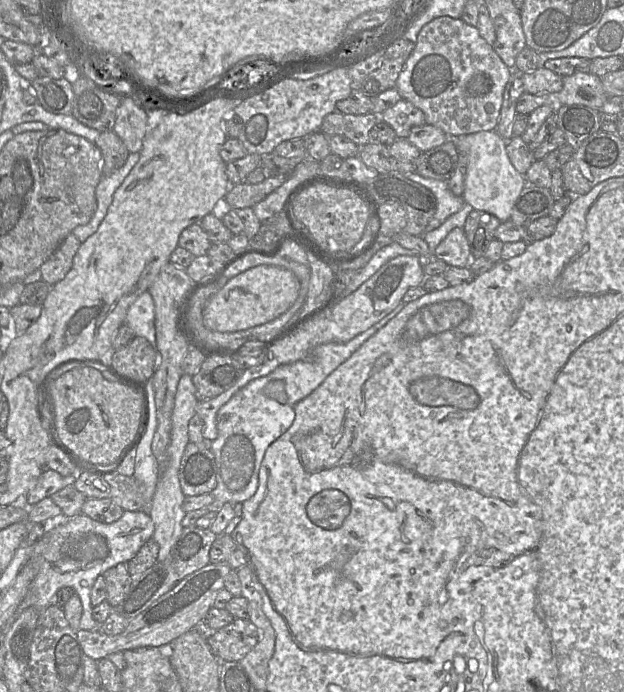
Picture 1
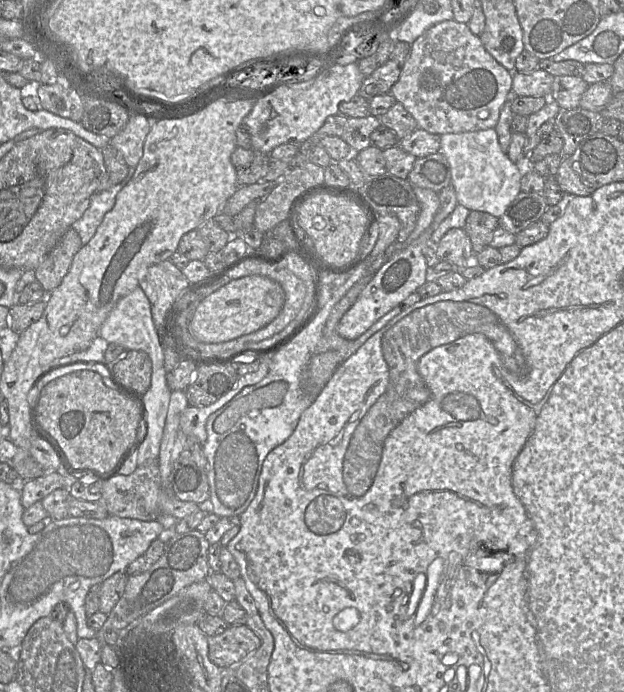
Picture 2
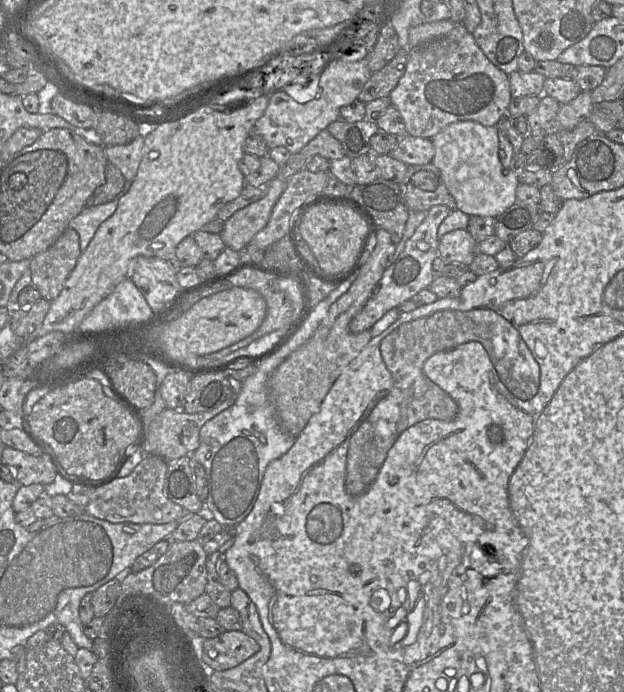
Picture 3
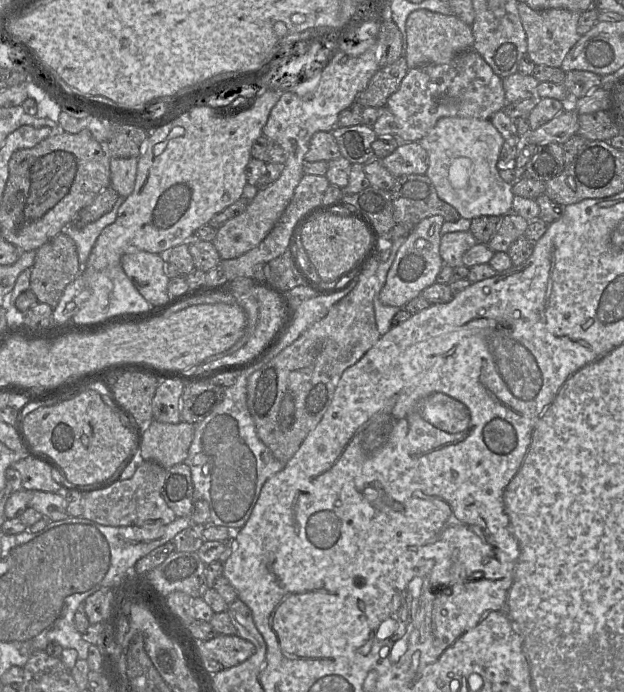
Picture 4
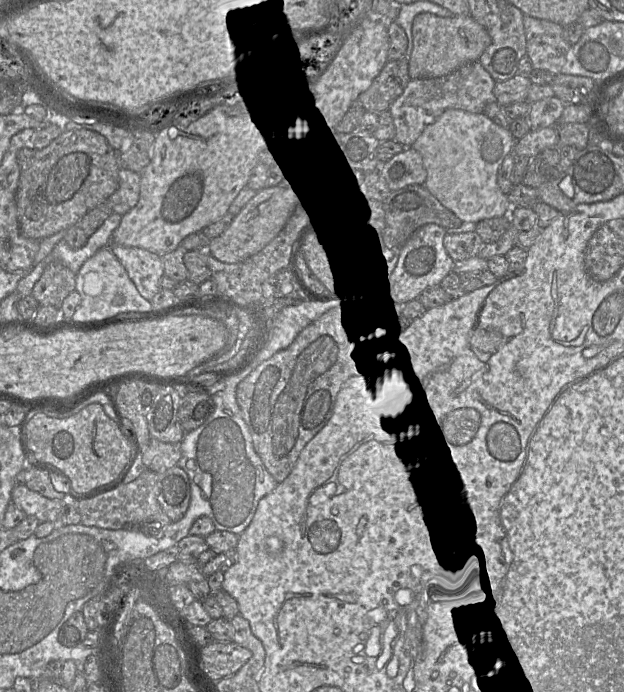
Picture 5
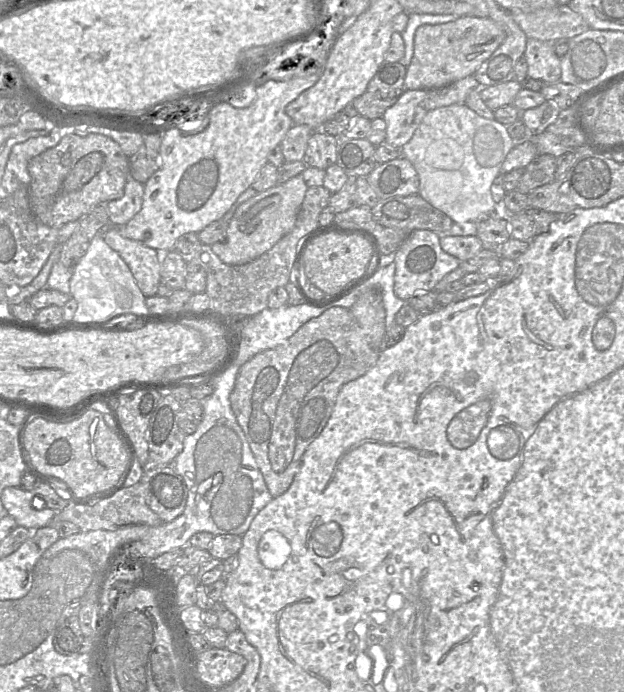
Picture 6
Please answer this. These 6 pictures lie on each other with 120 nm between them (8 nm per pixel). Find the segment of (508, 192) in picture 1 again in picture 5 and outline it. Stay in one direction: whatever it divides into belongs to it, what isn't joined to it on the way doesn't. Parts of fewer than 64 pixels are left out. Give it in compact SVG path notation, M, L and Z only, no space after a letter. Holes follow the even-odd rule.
M447 109L428 125L411 146L422 157L426 170L424 186L462 222L478 223L481 220L508 216L511 203L497 184L498 170L505 157L513 153L516 139L509 129L503 128L483 113L471 113L459 109Z

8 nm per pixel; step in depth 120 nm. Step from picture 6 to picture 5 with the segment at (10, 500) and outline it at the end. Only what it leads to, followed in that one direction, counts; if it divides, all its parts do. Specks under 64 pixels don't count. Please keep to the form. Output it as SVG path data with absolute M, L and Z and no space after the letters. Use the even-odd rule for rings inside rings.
M26 485L14 486L11 503L21 509L26 516L34 516L39 522L56 522L63 501L49 499L27 488Z

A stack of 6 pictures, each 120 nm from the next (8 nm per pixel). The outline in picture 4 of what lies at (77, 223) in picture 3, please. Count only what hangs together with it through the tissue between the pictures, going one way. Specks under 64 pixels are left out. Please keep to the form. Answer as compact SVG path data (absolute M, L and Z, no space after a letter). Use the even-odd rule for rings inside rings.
M119 196L110 212L81 229L78 229L74 223L70 223L63 228L61 233L68 235L76 244L78 259L81 265L86 264L102 230L116 220L118 210L126 198L127 197Z

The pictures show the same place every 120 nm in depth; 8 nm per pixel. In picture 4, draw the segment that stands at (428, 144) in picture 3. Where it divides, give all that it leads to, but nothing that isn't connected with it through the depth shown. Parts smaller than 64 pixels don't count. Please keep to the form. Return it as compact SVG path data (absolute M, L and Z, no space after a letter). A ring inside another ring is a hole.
M400 142L399 146L381 164L396 178L409 174L425 174L428 155L418 142Z

